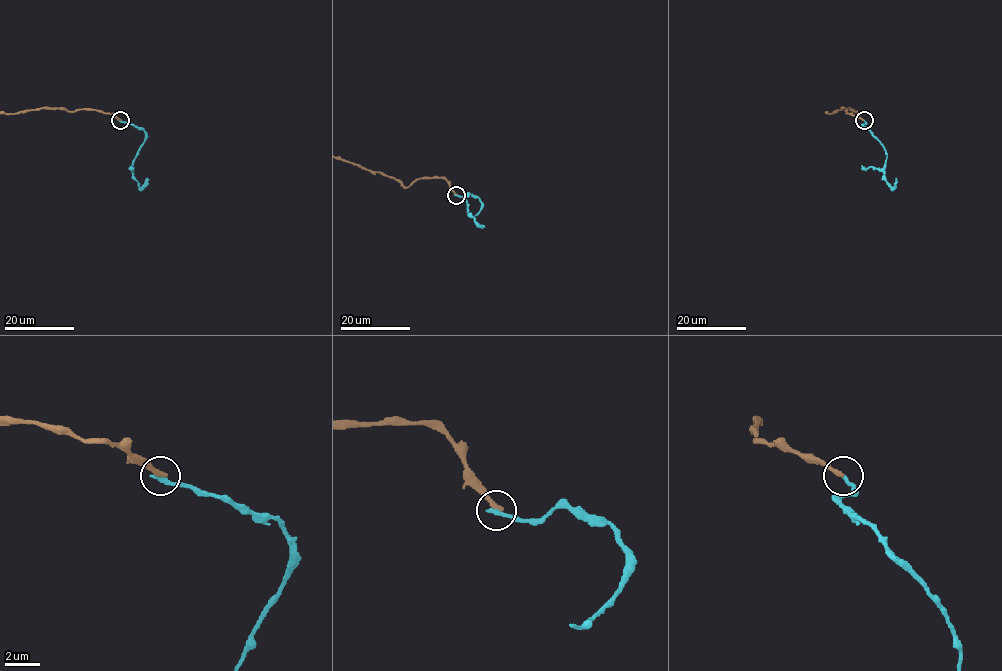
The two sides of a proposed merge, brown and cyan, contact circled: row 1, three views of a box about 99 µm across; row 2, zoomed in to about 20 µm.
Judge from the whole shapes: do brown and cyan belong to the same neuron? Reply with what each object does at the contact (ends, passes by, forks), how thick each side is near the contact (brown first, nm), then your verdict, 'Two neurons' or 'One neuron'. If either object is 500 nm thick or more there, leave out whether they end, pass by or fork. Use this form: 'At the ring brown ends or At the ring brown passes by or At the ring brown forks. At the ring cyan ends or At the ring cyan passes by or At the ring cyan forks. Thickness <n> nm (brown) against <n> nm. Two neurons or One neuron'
At the ring brown ends. At the ring cyan ends. Thickness 280 nm (brown) against 260 nm. Two neurons

